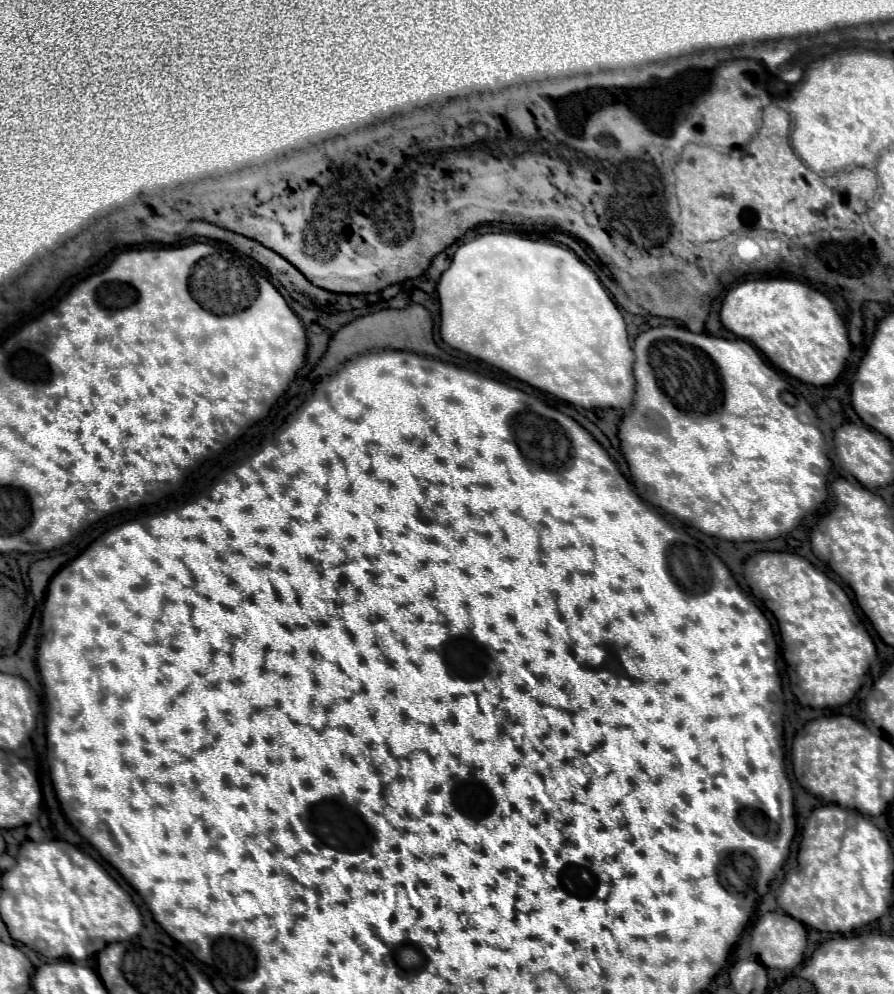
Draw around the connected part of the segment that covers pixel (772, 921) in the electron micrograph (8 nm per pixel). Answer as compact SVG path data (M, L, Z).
M764 913L754 925L750 947L766 967L794 969L806 951L806 929L790 915Z

